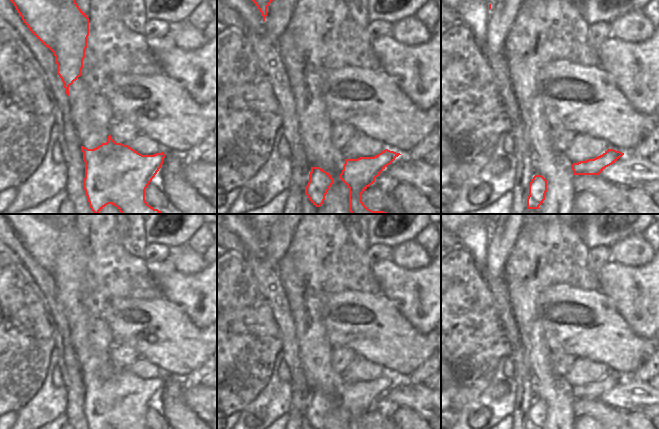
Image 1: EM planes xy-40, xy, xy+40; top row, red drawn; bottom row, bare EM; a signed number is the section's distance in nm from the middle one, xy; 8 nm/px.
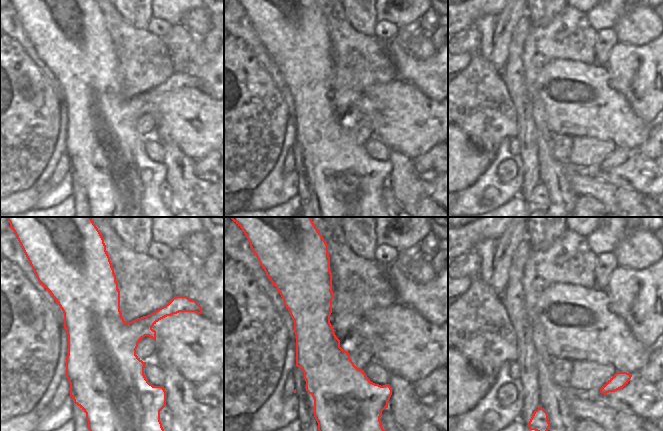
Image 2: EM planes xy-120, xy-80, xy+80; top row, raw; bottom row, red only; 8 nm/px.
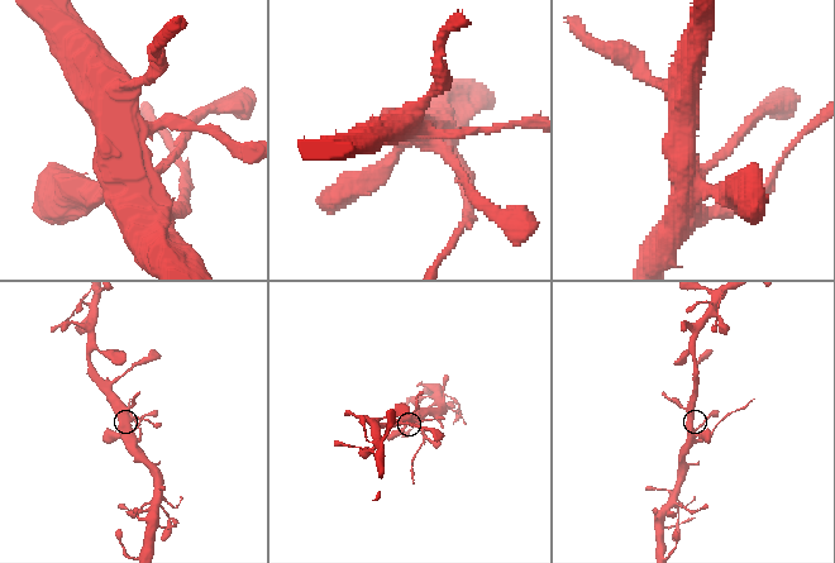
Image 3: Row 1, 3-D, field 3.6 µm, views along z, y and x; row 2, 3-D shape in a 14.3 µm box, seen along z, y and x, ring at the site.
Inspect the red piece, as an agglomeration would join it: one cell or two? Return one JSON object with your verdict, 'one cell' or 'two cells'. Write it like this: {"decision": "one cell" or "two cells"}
{"decision": "one cell"}

